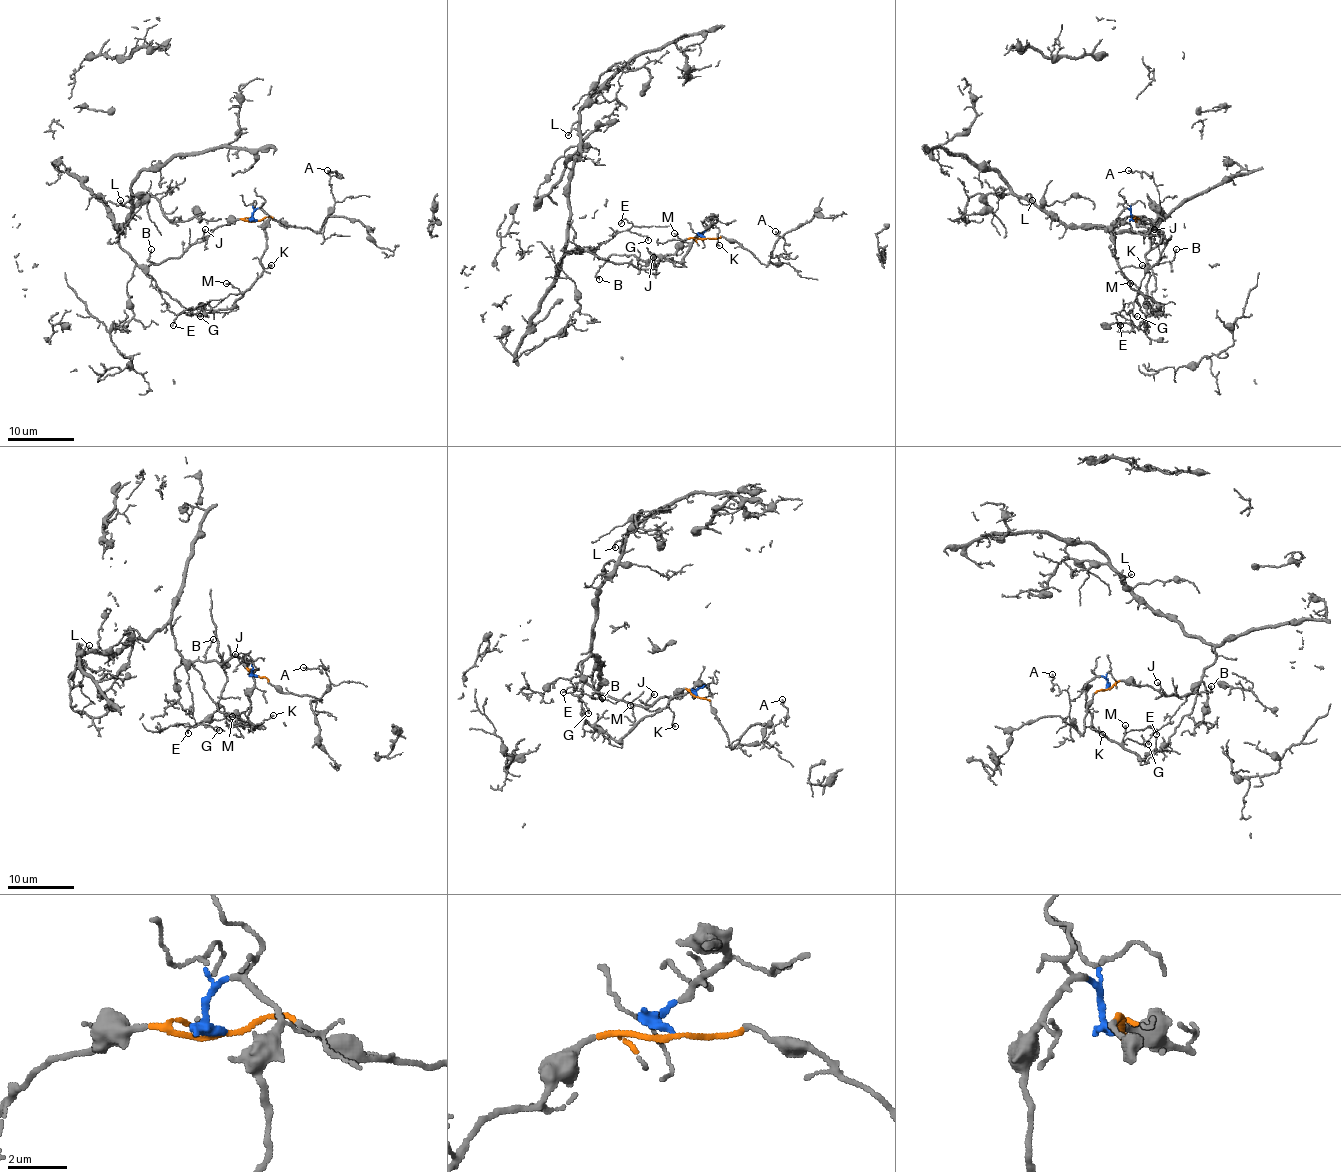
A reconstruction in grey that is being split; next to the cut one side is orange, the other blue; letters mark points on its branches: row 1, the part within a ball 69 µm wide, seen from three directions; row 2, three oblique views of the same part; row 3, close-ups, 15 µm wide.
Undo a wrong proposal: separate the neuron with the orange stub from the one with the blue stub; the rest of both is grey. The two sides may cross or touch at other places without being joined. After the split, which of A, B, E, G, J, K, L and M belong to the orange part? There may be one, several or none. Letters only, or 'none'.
A, B, E, G, J, L

